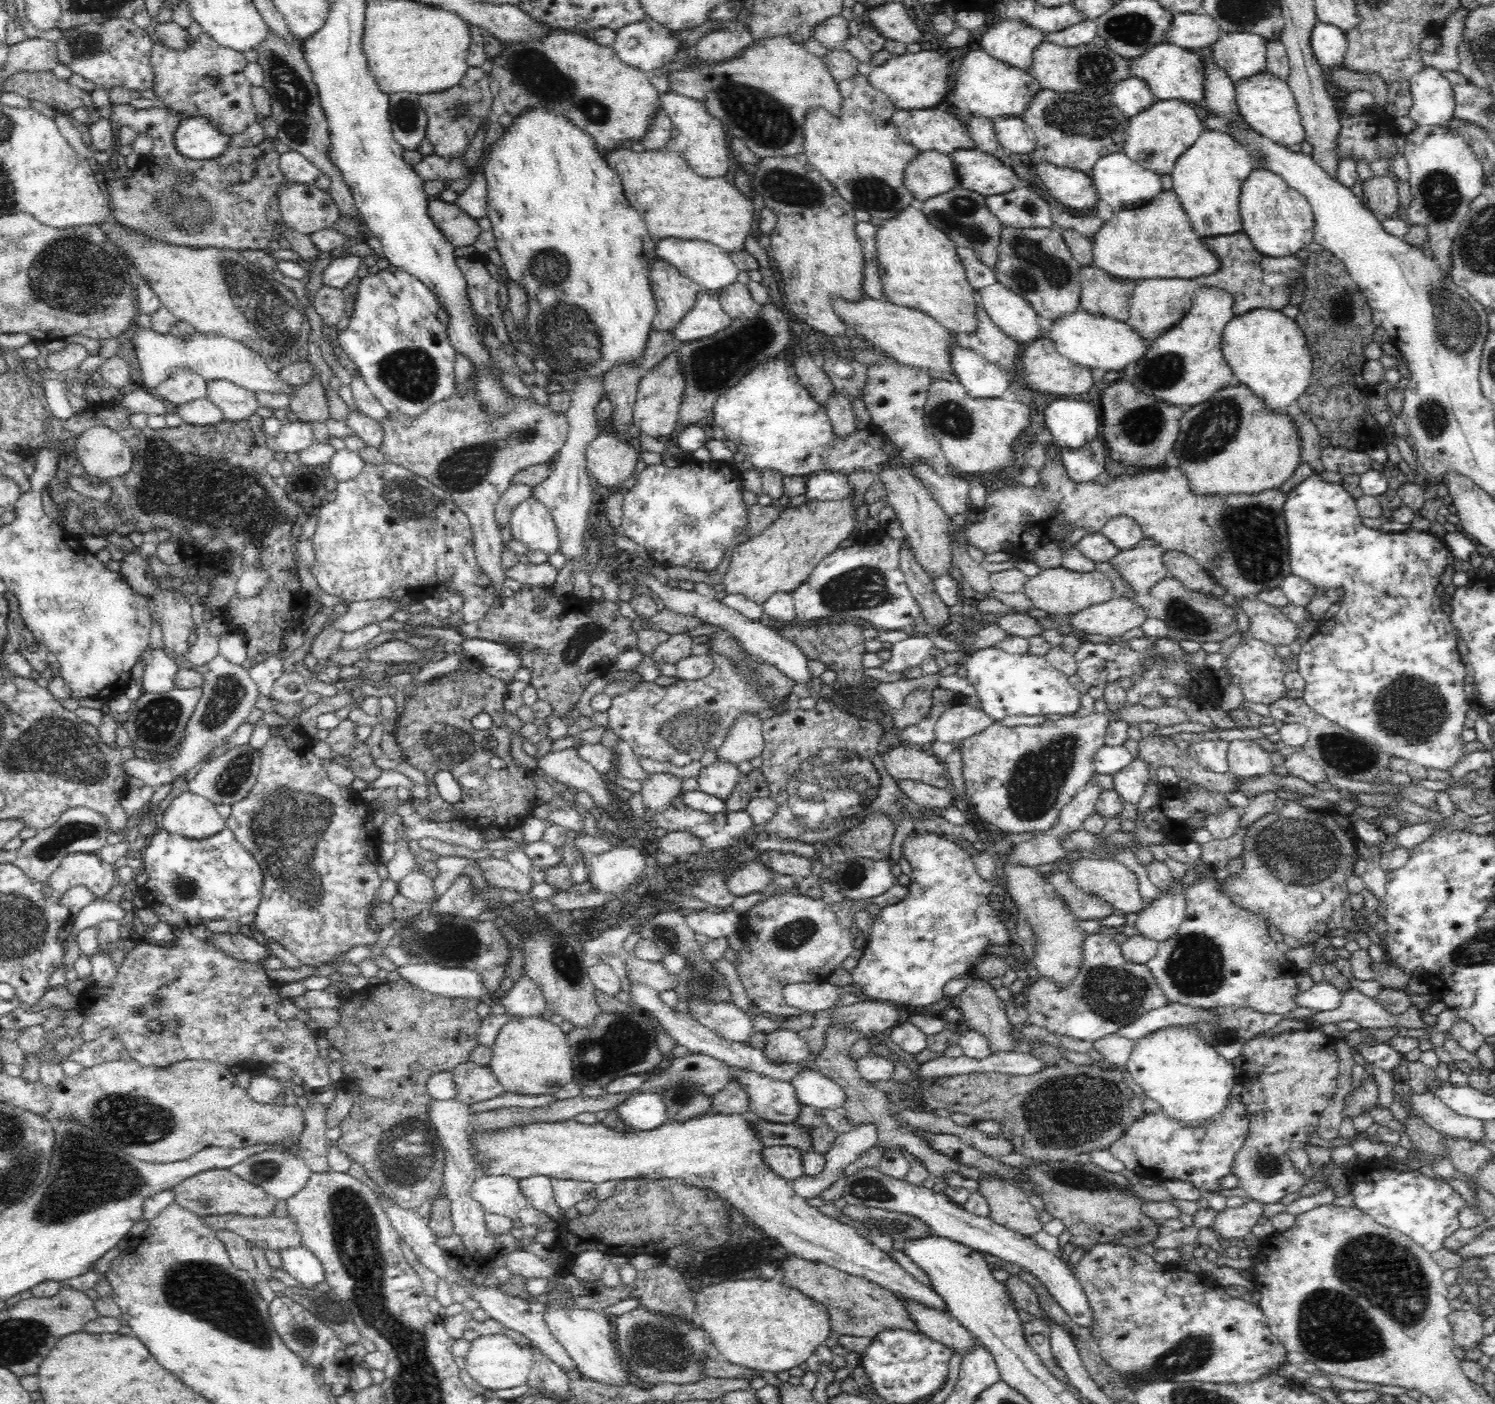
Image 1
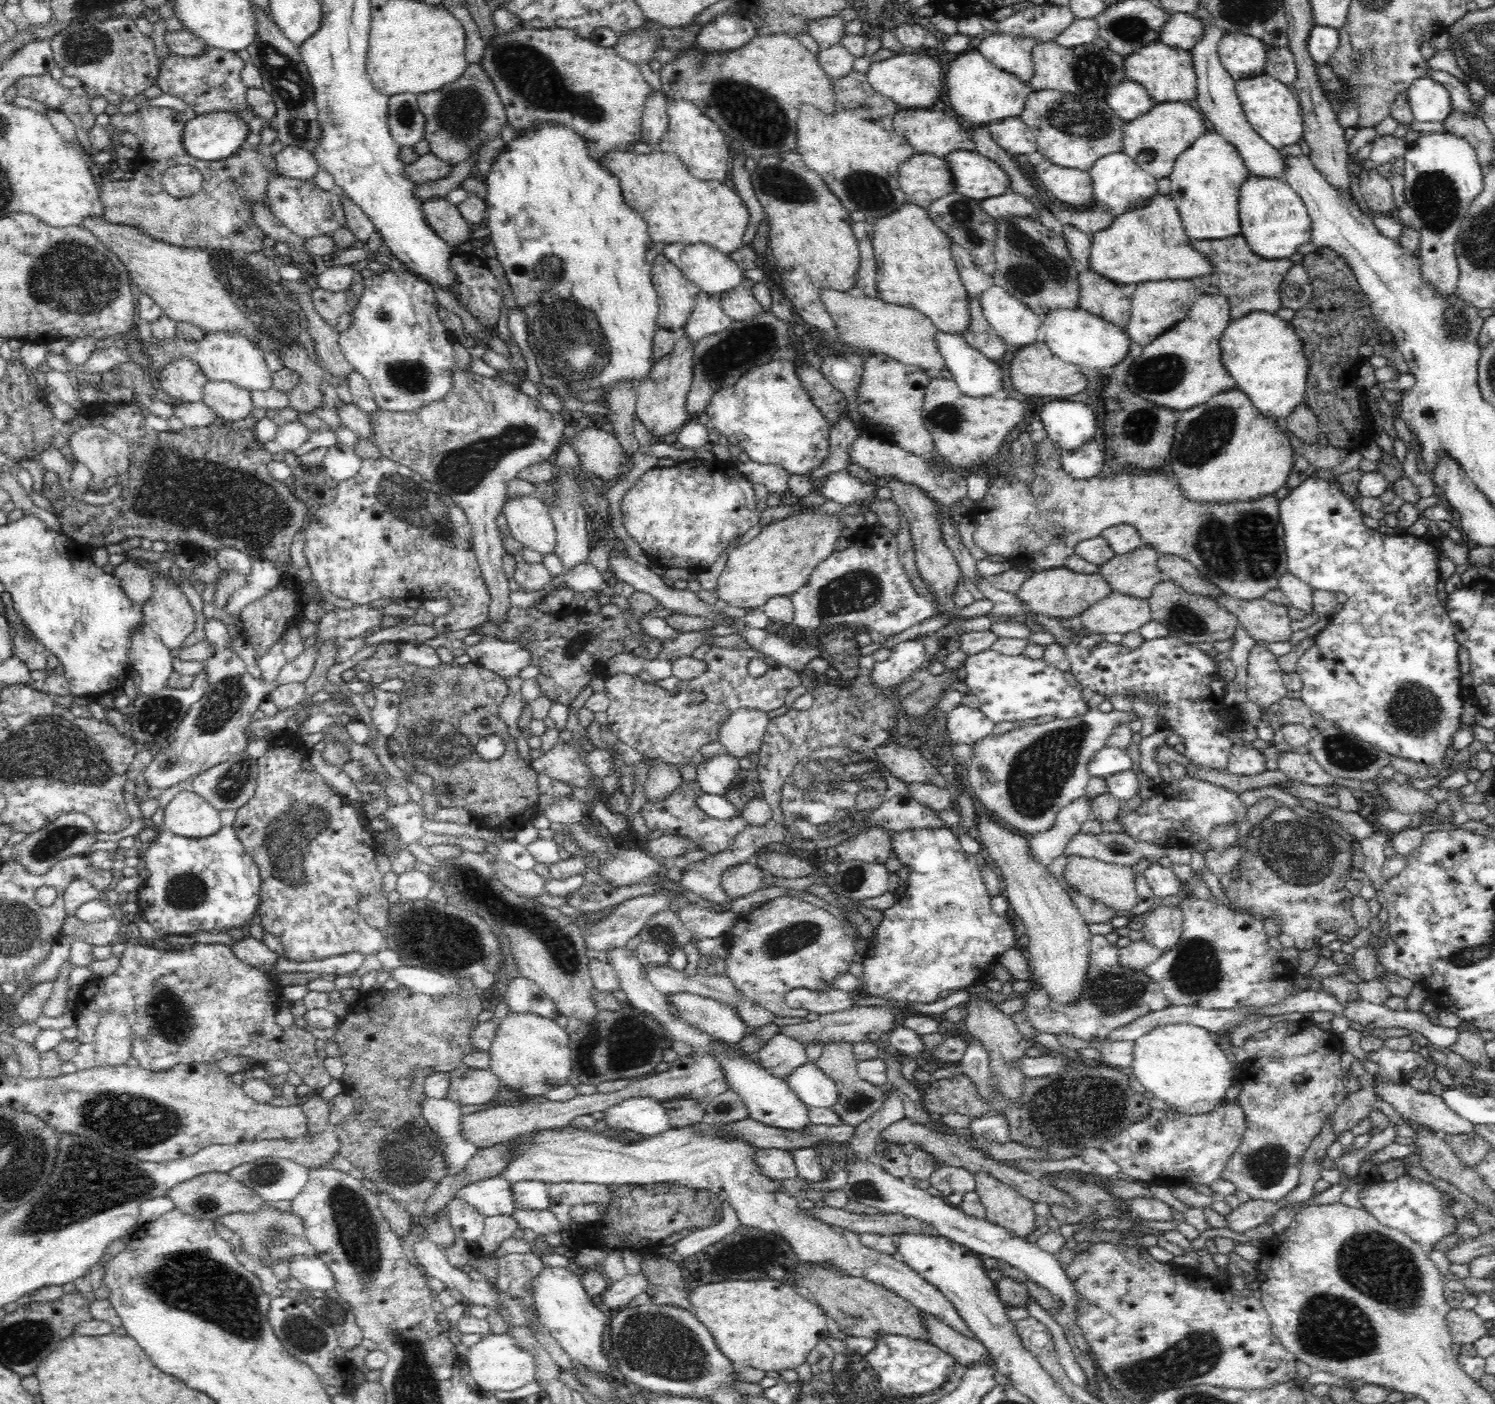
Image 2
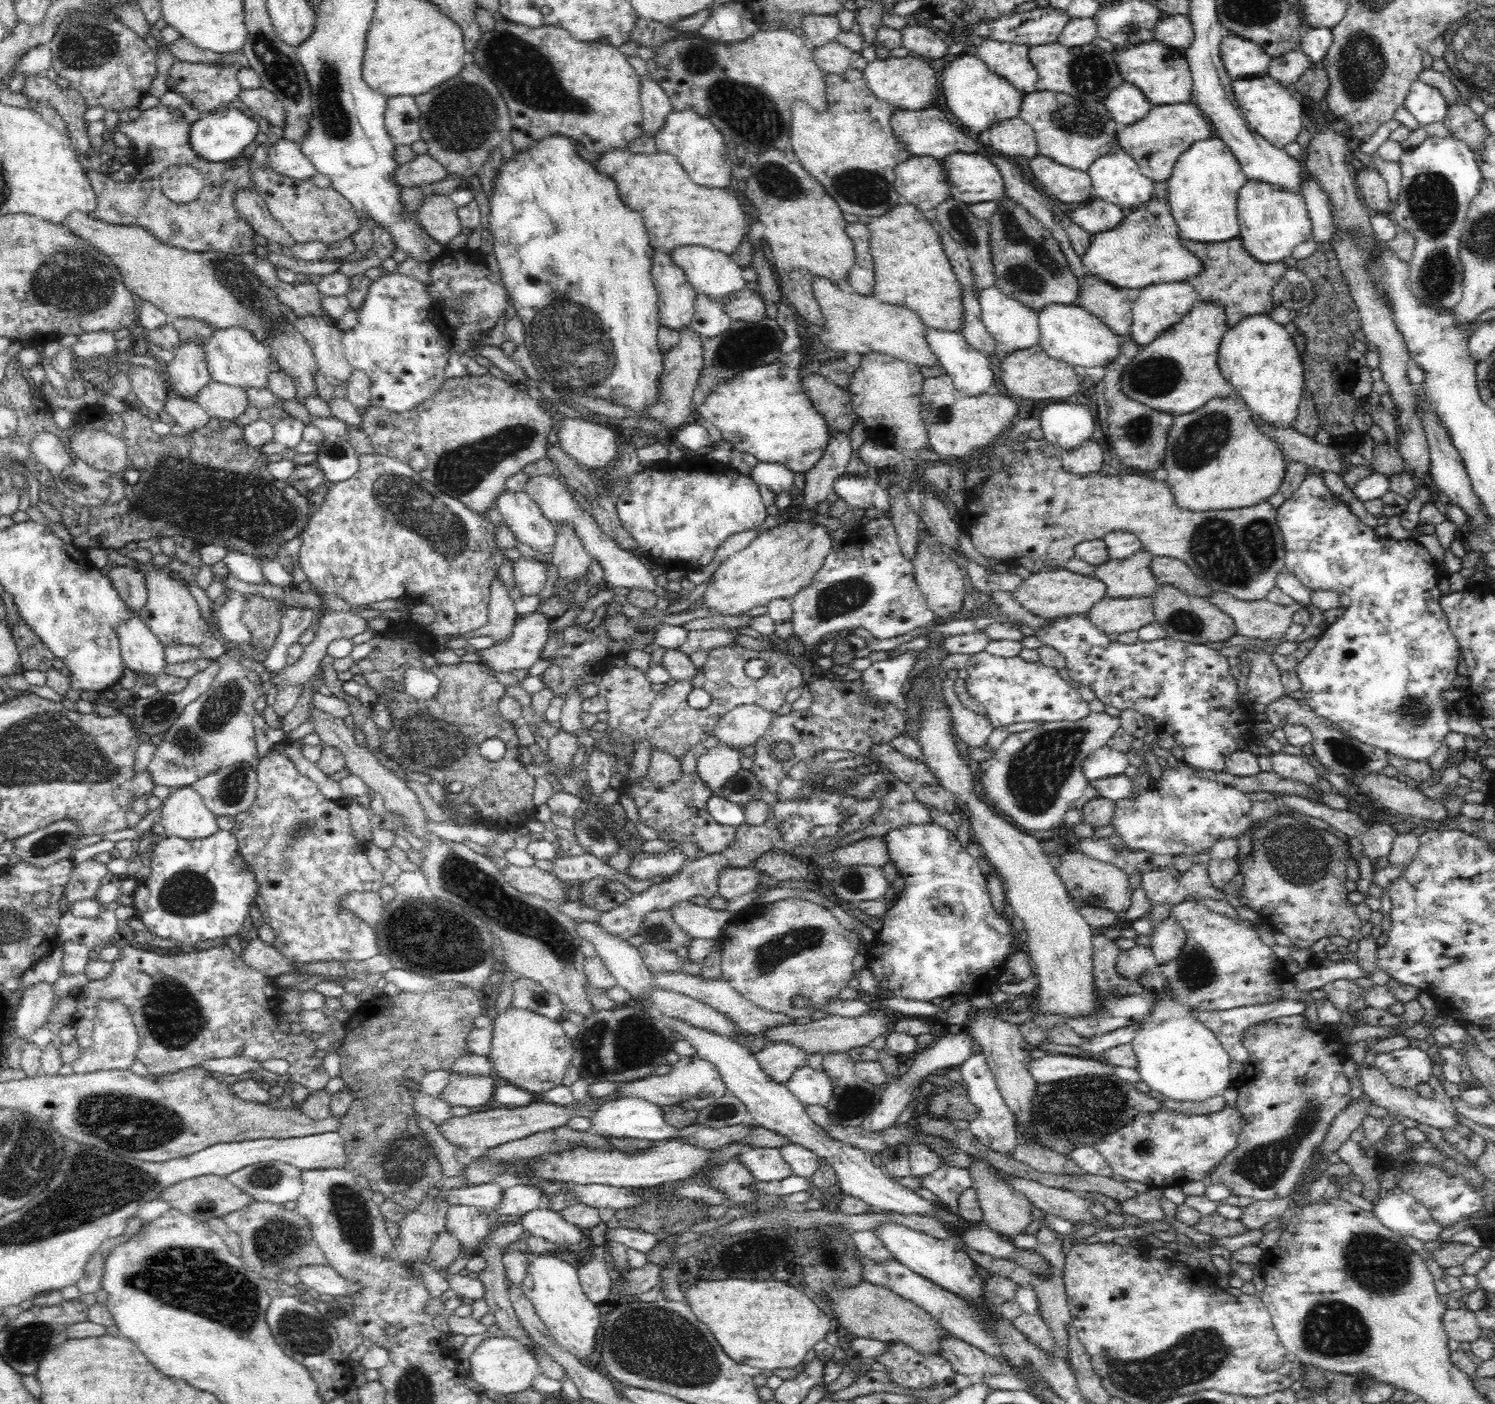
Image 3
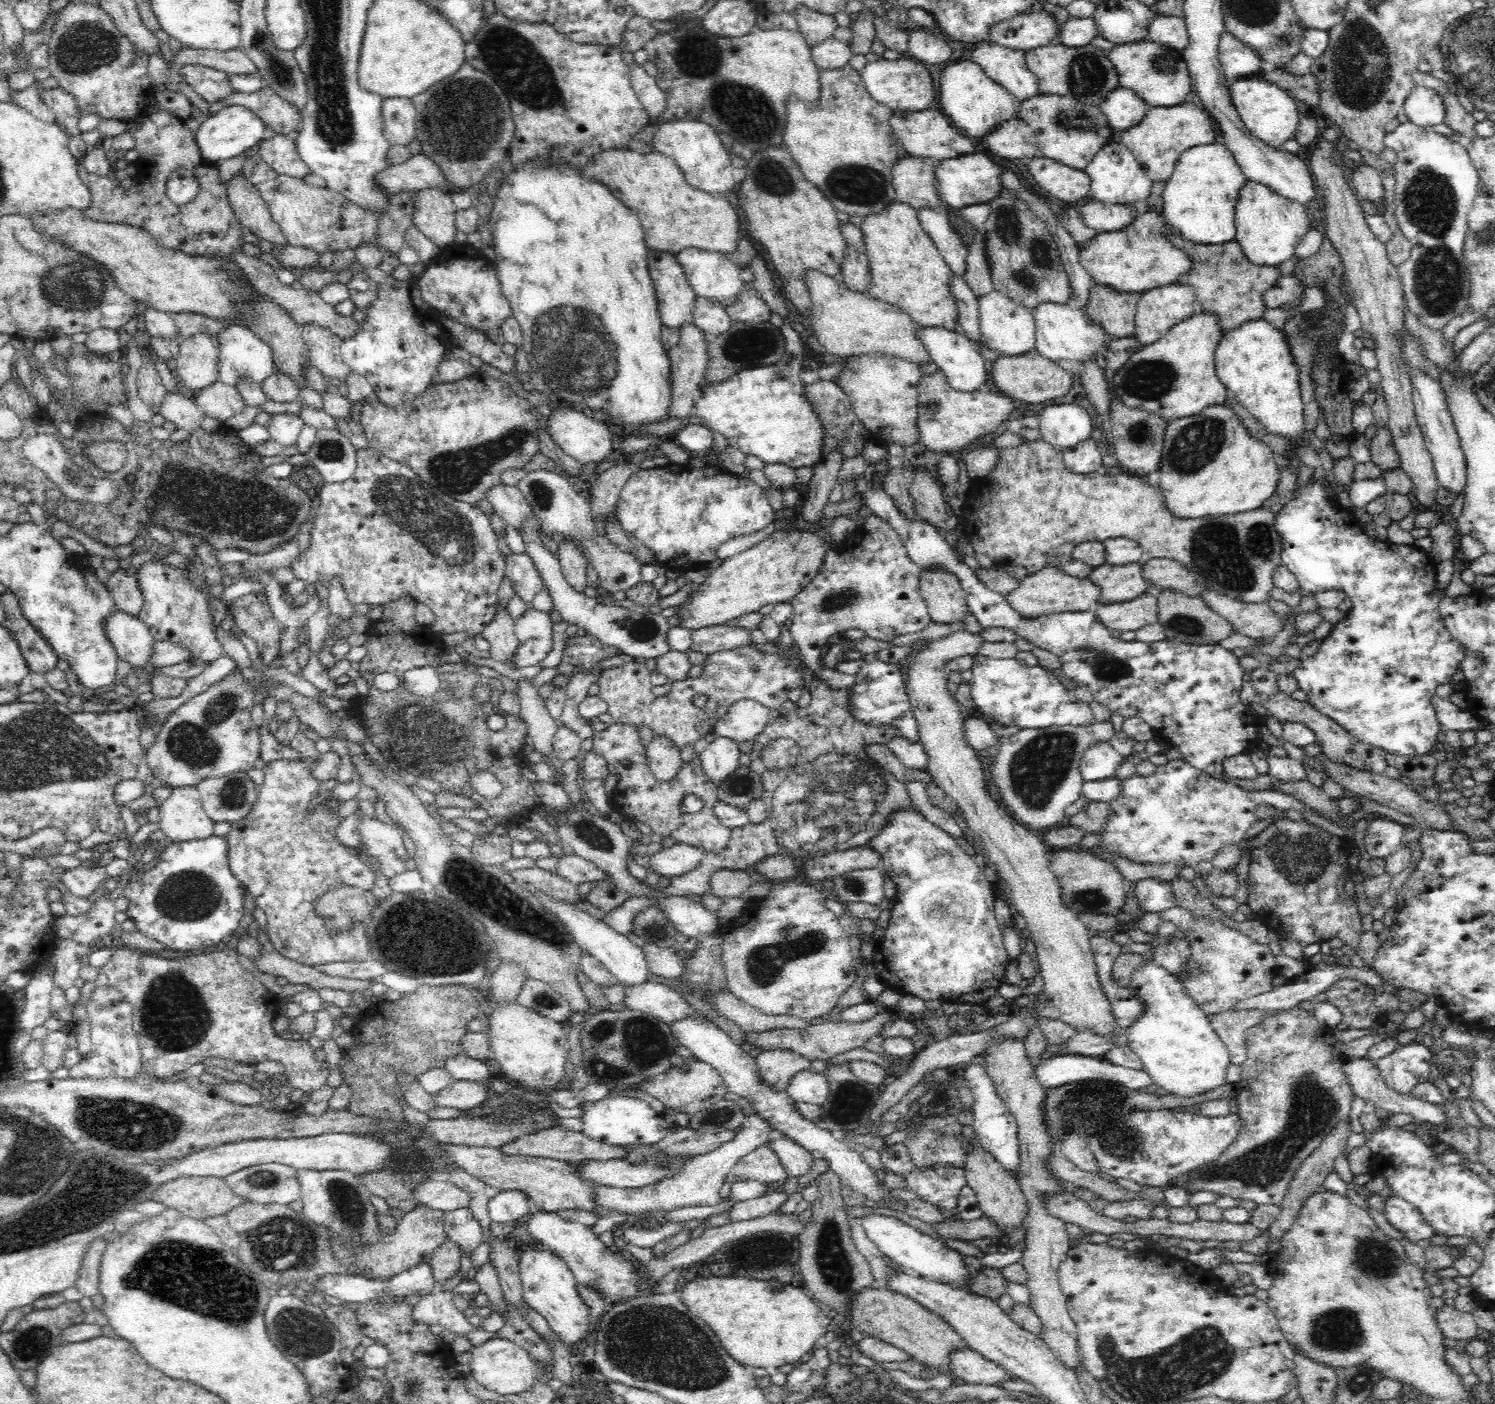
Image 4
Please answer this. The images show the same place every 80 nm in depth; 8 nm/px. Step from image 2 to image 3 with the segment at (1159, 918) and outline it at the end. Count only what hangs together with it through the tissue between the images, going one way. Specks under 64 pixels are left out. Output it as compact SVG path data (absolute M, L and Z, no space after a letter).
M1169 916L1160 920L1159 924L1151 927L1150 946L1159 964L1168 964L1178 958L1185 943L1186 933L1174 917Z

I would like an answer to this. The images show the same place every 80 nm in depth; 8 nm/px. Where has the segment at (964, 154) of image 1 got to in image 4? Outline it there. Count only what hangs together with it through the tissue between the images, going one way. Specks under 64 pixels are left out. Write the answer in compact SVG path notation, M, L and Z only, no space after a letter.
M969 154L962 157L949 158L936 165L938 198L943 206L962 209L983 203L990 203L1004 190L1001 179L1001 162L996 158L988 158L986 154Z

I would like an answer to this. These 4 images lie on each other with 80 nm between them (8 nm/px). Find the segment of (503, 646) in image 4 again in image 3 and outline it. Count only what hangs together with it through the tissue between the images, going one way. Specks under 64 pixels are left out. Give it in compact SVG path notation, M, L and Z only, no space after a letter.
M496 575L495 580L491 582L491 597L486 624L478 628L478 630L471 630L459 634L459 636L467 639L490 636L490 638L493 638L494 643L501 643L510 639L518 613L516 613L514 602L508 592L508 587Z

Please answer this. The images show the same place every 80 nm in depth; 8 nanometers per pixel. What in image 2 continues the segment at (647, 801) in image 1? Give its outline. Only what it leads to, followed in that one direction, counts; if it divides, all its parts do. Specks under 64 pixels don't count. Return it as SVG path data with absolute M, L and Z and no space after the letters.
M654 760L654 768L650 769L643 784L644 790L652 801L661 799L671 791L676 790L683 782L680 775L680 768L674 764L666 764L662 761Z

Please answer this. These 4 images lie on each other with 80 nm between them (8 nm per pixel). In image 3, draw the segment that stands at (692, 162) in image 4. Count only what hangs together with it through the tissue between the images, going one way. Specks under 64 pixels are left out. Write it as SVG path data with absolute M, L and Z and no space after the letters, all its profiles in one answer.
M694 109L670 111L665 118L664 126L654 137L657 150L674 155L696 184L710 188L726 188L730 184L734 152L726 146L722 132L708 119L700 117Z

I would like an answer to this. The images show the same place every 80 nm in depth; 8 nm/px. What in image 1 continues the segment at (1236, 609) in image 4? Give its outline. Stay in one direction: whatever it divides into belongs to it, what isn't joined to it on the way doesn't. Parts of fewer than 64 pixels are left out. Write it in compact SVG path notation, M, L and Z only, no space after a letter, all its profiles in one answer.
M1246 598L1238 602L1242 612L1248 614L1248 634L1272 646L1290 646L1299 635L1292 622L1281 608L1270 606L1257 598Z

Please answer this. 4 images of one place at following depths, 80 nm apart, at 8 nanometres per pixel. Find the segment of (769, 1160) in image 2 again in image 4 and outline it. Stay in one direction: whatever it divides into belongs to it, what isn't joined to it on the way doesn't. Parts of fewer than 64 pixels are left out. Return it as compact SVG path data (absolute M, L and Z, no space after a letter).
M764 1145L740 1158L740 1161L730 1170L728 1180L735 1183L756 1180L768 1184L784 1181L788 1176L774 1150L768 1145Z

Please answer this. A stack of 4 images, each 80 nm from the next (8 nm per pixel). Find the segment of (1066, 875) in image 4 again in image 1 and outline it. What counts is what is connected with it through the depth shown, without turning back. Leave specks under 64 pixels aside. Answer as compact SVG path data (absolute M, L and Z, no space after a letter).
M1080 858L1075 860L1067 870L1068 876L1072 879L1072 884L1080 887L1085 893L1102 897L1116 910L1138 914L1144 908L1144 900L1142 900L1142 895L1138 890L1136 873L1115 859Z

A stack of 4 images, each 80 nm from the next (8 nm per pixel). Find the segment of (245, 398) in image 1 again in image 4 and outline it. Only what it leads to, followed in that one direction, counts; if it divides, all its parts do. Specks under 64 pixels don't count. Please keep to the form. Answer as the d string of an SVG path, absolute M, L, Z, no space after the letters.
M218 380L195 393L193 397L205 416L215 418L222 424L228 418L240 414L246 406L244 397L236 386Z

